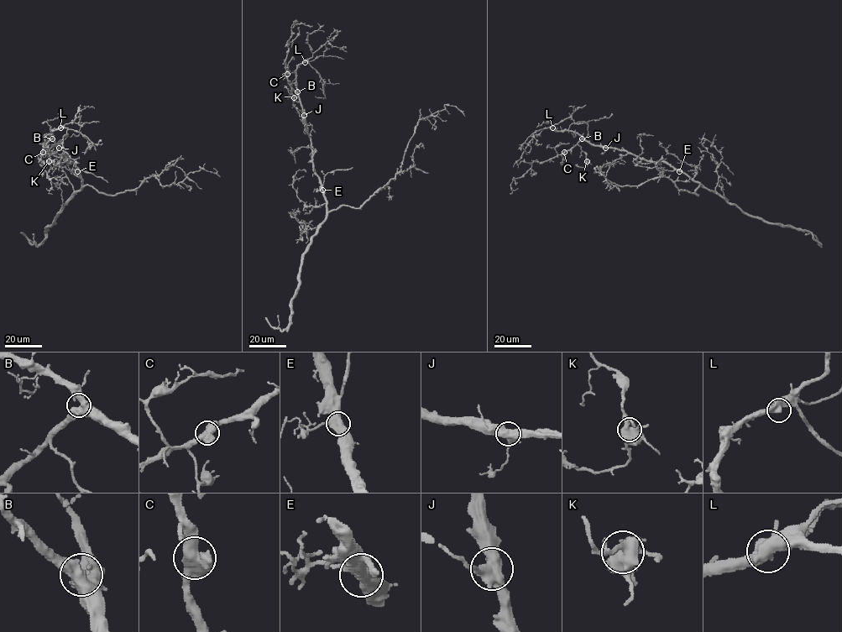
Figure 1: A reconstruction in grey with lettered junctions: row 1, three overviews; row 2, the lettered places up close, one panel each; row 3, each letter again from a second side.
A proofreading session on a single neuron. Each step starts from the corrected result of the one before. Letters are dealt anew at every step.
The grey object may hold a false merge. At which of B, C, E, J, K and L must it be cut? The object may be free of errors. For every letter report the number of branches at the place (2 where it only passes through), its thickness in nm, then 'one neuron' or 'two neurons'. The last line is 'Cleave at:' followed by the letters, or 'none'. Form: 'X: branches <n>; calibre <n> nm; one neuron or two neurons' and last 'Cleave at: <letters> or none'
B: branches 3; calibre 500 nm; one neuron
C: branches 3; calibre 550 nm; one neuron
E: branches 3; calibre 500 nm; one neuron
J: branches 3; calibre 550 nm; one neuron
K: branches 3; calibre 500 nm; one neuron
L: branches 3; calibre 500 nm; one neuron
Cleave at: none

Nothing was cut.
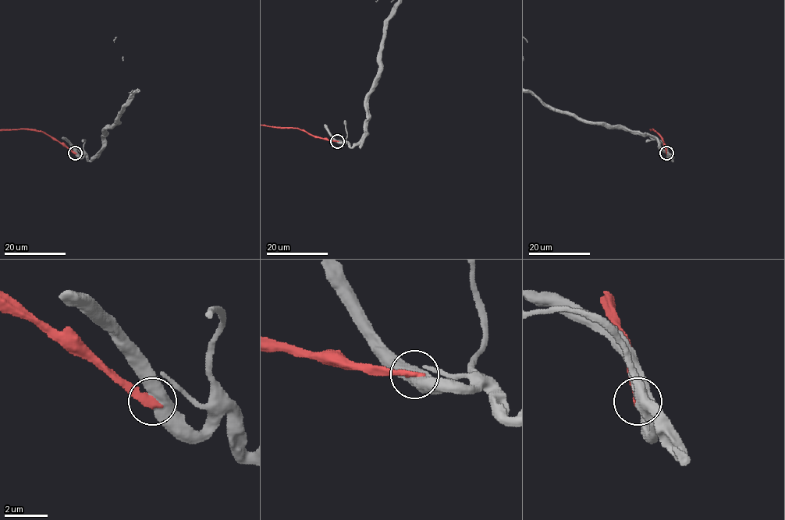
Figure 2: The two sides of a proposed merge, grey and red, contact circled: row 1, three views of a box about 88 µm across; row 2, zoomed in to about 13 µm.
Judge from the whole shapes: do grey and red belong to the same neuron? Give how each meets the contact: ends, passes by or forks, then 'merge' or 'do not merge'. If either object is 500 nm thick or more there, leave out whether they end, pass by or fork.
do not merge

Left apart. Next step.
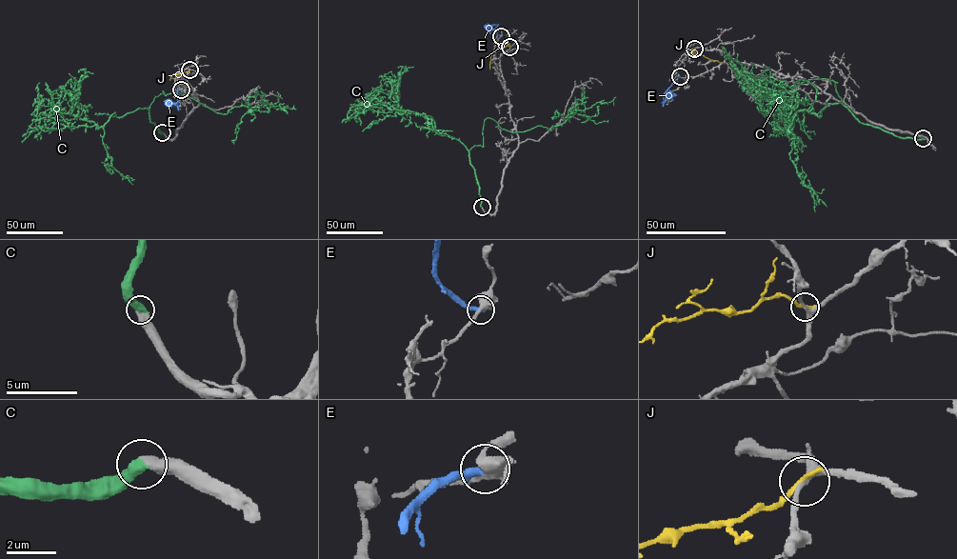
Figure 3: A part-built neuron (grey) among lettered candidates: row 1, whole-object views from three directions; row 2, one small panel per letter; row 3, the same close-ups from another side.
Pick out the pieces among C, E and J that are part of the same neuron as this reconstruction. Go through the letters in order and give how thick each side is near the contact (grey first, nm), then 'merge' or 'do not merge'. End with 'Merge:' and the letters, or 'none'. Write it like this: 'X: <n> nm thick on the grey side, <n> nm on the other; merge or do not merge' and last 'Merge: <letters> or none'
C: 550 nm thick on the grey side, 600 nm on the other; merge
E: 380 nm thick on the grey side, 360 nm on the other; do not merge
J: 240 nm thick on the grey side, 240 nm on the other; do not merge
Merge: C

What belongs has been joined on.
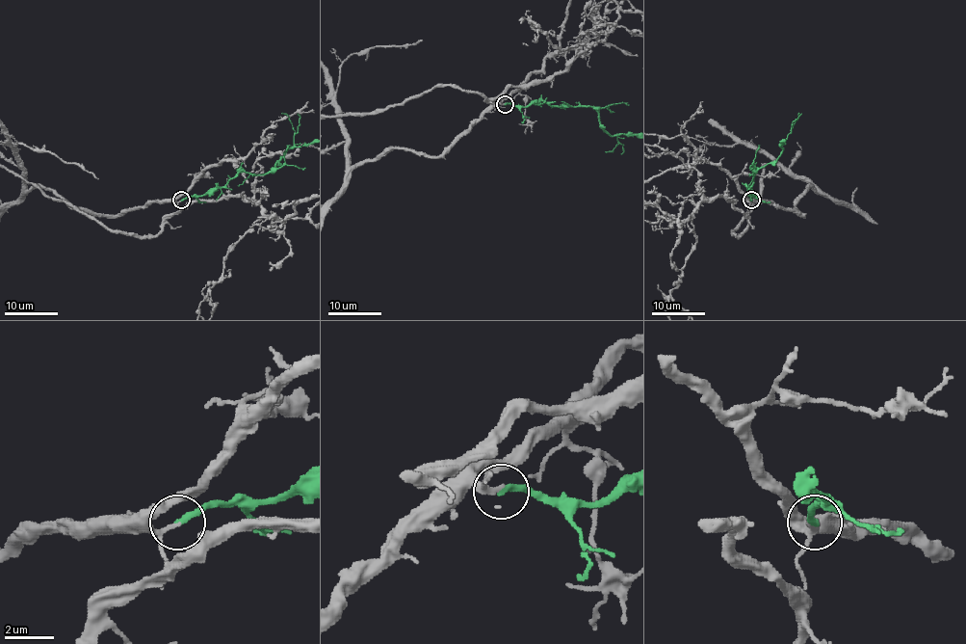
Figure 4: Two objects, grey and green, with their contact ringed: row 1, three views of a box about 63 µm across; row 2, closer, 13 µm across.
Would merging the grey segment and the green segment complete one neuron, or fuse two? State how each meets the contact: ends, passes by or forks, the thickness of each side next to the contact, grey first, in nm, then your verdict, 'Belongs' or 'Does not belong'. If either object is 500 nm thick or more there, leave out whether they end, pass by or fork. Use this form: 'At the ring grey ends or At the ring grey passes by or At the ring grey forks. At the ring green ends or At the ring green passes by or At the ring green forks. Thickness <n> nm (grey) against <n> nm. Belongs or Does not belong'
At the ring grey passes by. At the ring green ends. Thickness 180 nm (grey) against 240 nm. Belongs

